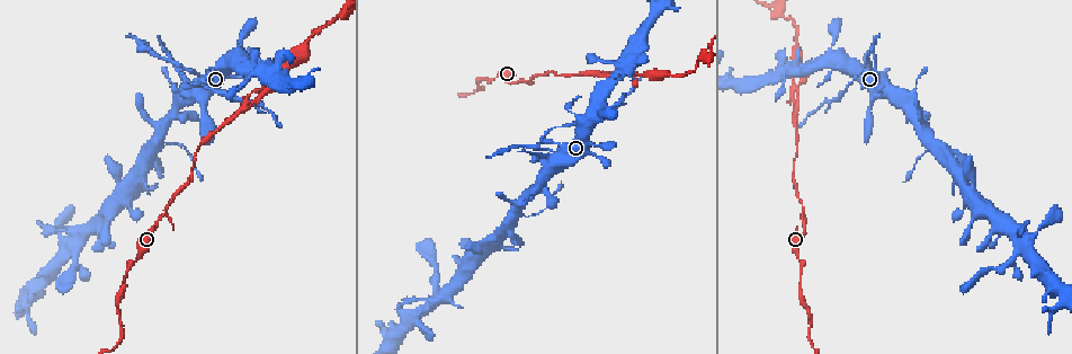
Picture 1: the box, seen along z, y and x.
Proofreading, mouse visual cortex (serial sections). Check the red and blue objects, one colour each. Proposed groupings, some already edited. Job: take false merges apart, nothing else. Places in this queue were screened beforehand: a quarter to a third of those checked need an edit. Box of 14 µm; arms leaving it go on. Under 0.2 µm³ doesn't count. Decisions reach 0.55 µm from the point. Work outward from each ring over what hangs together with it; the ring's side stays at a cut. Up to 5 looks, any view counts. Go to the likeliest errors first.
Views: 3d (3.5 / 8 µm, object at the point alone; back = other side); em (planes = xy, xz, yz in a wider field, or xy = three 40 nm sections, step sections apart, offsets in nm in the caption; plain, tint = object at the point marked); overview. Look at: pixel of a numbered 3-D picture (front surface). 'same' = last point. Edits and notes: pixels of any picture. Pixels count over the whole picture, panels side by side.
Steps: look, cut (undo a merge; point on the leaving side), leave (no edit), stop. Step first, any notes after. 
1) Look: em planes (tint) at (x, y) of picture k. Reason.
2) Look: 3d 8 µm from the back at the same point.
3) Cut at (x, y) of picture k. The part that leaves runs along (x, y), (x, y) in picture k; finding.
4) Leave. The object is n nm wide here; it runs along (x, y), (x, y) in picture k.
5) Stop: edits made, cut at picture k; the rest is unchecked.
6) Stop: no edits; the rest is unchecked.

Look: 3d 3.5 µm at (178, 65) of picture 1. Abrupt turn.

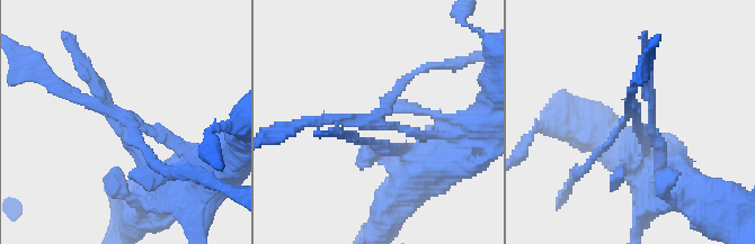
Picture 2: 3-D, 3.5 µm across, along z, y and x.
Look: em xy step 1 (tint) at (381, 123) of picture 2.

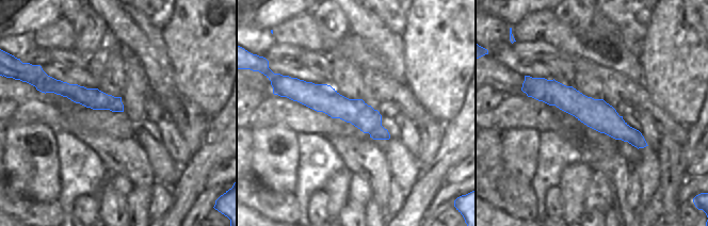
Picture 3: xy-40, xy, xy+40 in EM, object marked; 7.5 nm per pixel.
Cut at (125, 122) of picture 2. The part that leaves runs along (407, 129), (387, 126), (382, 111), (417, 71) in picture 2; two cells meet here.

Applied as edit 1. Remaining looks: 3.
Look: overview.

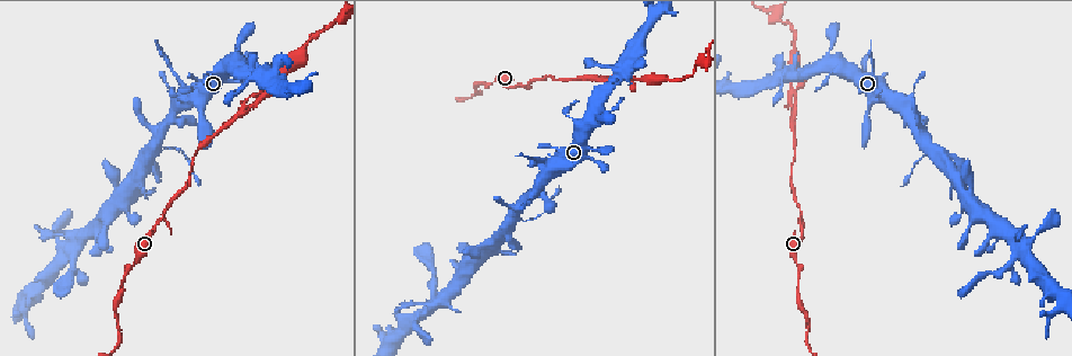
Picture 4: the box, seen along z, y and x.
Look: 3d 3.5 µm at (790, 85) of picture 4. A narrow waist.

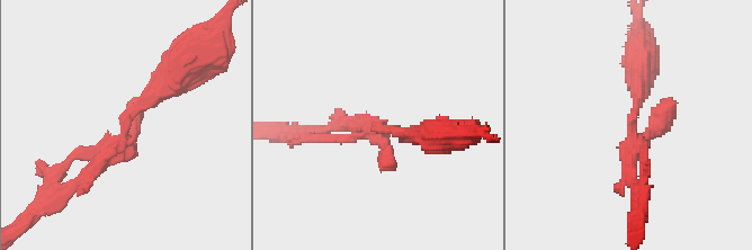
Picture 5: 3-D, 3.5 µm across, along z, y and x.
Look: em xy step 2 (tint) at (632, 125) of picture 5. Shape alone is not enough.

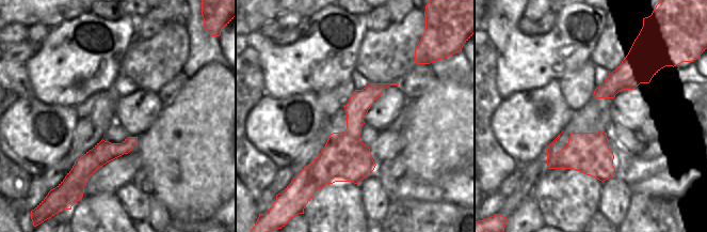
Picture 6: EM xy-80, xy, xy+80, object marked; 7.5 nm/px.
Cut at (206, 69) of picture 5. The part that leaves runs along (103, 158), (176, 71) in picture 5; two cells meet here.

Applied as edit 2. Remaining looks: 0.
Stop: edits made, cut at picture 2, cut at picture 5; the rest is unchecked.

